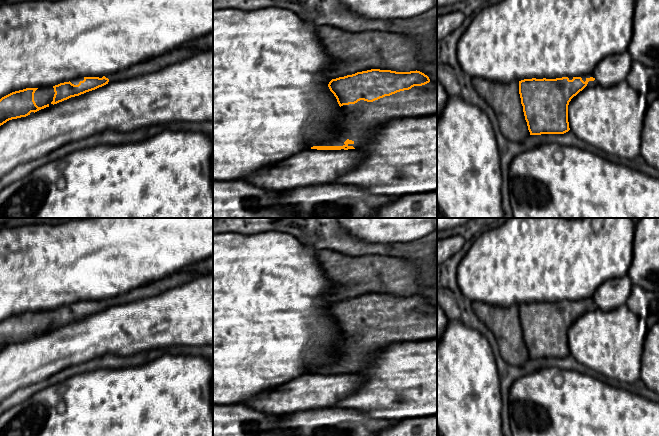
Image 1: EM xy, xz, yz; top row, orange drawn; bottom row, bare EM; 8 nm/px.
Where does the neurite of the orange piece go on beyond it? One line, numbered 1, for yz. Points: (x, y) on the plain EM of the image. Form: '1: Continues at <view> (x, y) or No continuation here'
1: Continues at yz (591, 307)

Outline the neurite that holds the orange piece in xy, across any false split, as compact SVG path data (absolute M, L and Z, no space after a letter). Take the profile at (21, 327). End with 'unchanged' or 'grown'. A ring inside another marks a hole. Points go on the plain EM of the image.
M180 271L116 297L99 301L80 301L55 310L26 312L12 316L0 323L0 350L9 344L26 341L41 333L95 314L108 307L161 294L199 276L202 275L193 271Z | grown

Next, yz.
M592 297L582 301L519 305L521 328L530 359L568 356L569 326L583 313L597 308Z | grown

